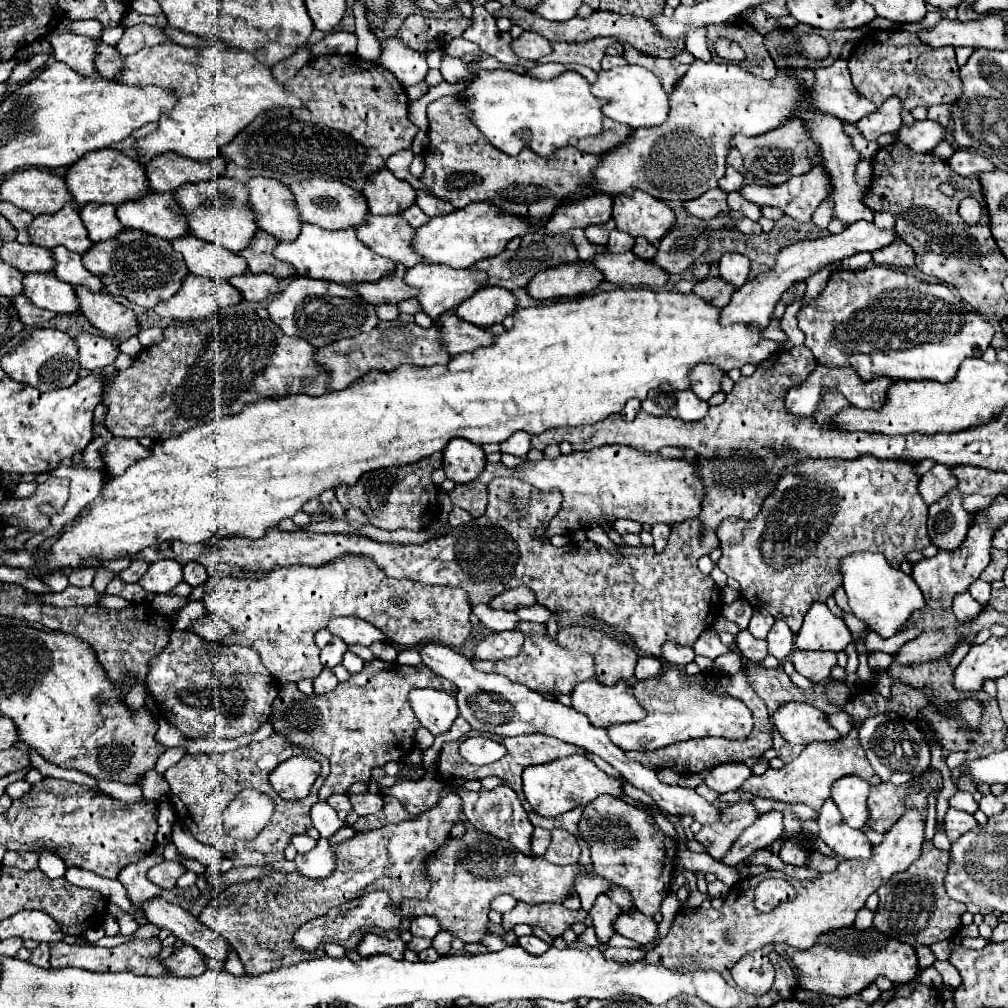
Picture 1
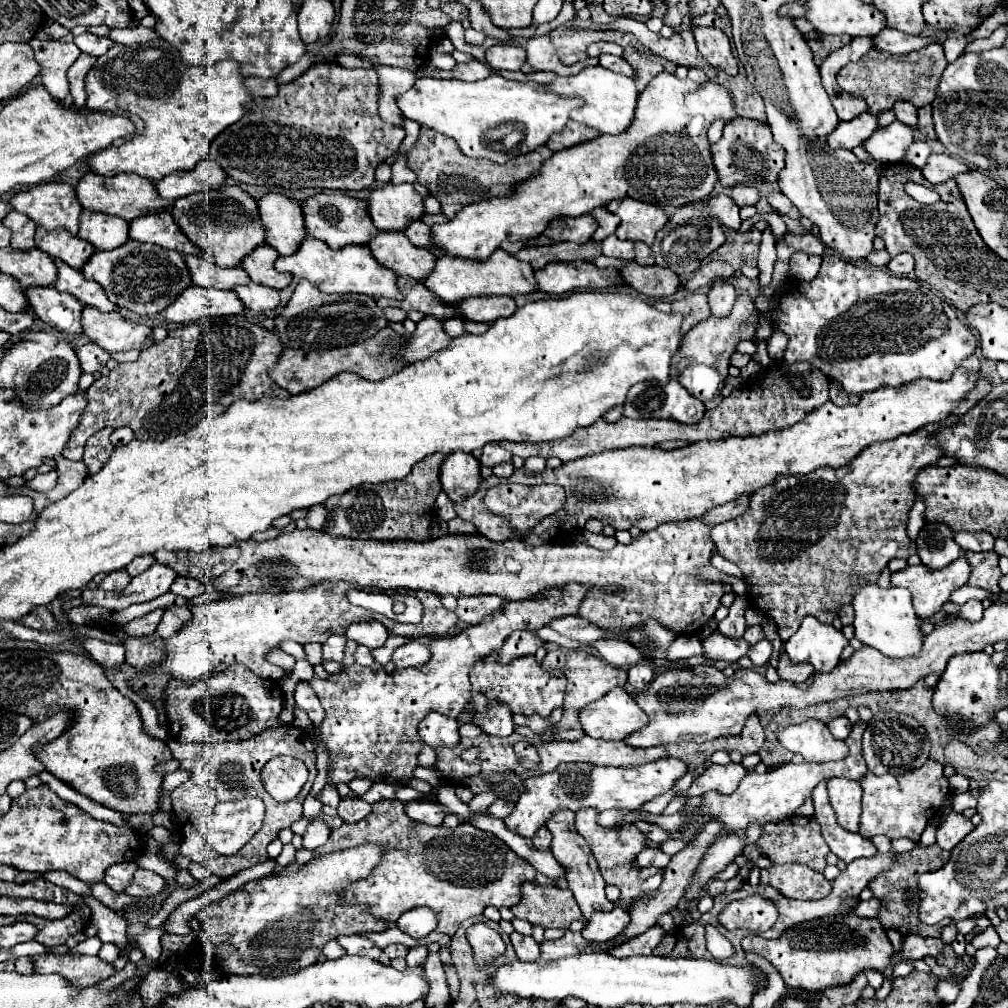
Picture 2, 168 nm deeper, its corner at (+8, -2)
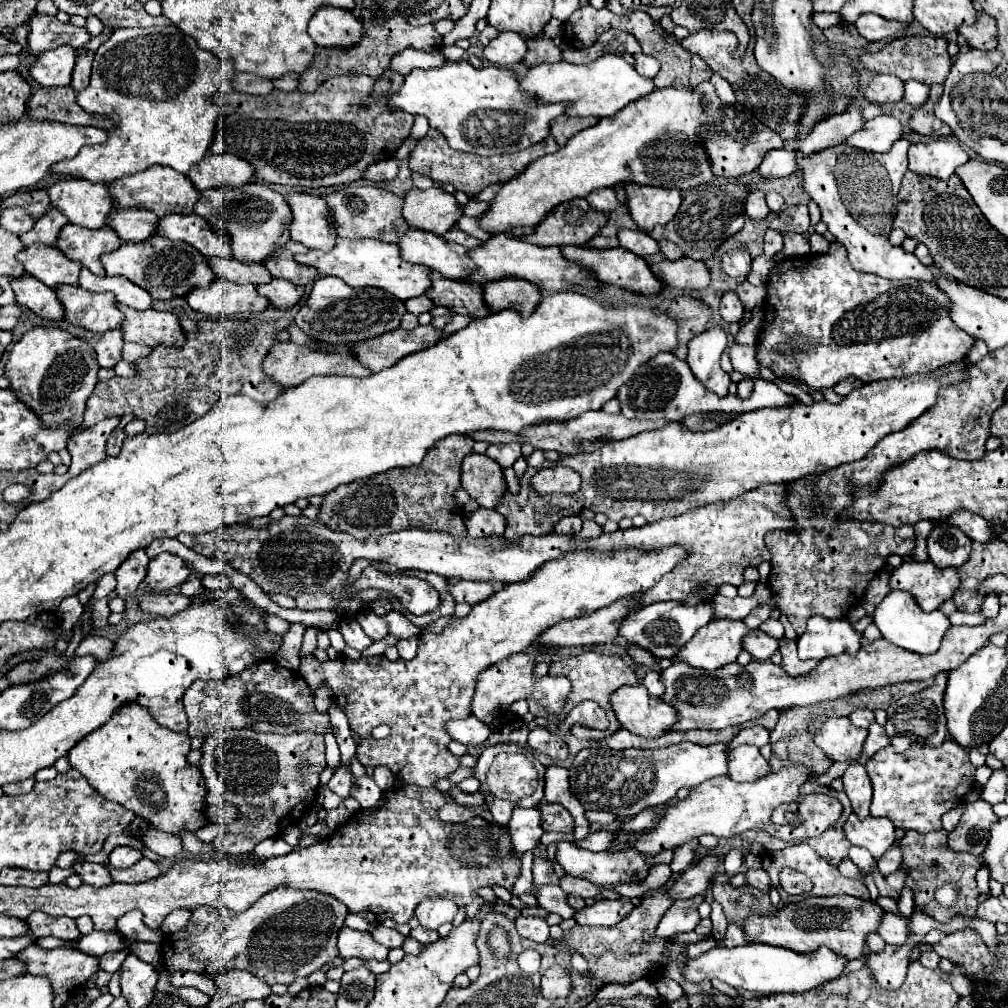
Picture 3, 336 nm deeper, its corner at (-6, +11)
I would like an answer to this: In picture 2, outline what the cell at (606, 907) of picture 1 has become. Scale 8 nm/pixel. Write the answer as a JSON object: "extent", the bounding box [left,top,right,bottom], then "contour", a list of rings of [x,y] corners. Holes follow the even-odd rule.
{"extent":[546,811,616,919],"contour":[[[558,811],[558,815],[554,815],[554,819],[550,819],[550,823],[546,827],[552,833],[550,851],[554,853],[556,861],[566,871],[564,877],[568,881],[568,889],[574,893],[574,899],[578,901],[578,907],[580,907],[584,919],[590,919],[594,911],[612,911],[616,905],[606,899],[606,893],[604,893],[606,881],[602,879],[602,873],[598,871],[598,863],[596,863],[588,843],[582,839],[582,835],[578,835],[578,831],[574,827],[574,813],[572,811]]]}

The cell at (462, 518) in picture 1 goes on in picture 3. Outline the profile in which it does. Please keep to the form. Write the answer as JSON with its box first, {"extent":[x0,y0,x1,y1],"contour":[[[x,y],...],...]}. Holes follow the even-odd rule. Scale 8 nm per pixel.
{"extent":[466,508,506,540],"contour":[[[478,508],[476,512],[466,514],[466,528],[472,540],[486,536],[502,536],[506,530],[506,518],[496,510]]]}

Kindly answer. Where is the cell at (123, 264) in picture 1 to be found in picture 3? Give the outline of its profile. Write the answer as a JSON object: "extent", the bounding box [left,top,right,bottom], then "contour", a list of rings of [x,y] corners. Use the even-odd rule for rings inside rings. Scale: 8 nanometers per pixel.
{"extent":[102,234,216,300],"contour":[[[154,234],[148,242],[140,242],[140,244],[124,242],[120,250],[114,250],[112,254],[104,254],[102,264],[108,276],[124,276],[130,282],[136,282],[138,286],[148,290],[152,298],[158,298],[158,300],[188,296],[194,288],[208,288],[216,278],[212,274],[210,262],[196,248],[184,242],[162,238],[158,234]]]}

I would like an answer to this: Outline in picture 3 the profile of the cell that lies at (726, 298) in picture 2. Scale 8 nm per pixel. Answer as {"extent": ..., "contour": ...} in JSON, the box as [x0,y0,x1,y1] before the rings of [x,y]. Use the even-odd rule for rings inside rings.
{"extent":[720,292,744,324],"contour":[[[726,292],[720,300],[720,316],[724,322],[732,324],[732,322],[740,322],[744,314],[744,306],[738,300],[738,296],[734,292]]]}

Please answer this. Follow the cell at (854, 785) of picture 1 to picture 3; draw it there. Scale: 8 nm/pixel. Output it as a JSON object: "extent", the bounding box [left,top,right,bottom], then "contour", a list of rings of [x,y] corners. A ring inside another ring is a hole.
{"extent":[842,762,872,818],"contour":[[[852,762],[848,766],[848,770],[844,772],[842,780],[844,780],[844,792],[848,794],[848,798],[852,802],[854,814],[858,818],[866,818],[870,814],[868,806],[872,800],[872,786],[870,786],[870,778],[866,774],[866,768],[858,762]]]}

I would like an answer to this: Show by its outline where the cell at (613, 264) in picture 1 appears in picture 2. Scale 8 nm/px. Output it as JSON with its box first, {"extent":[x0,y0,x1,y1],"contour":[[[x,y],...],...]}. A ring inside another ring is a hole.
{"extent":[620,261,680,297],"contour":[[[628,261],[626,267],[620,269],[620,277],[626,285],[646,297],[670,297],[680,285],[678,275],[674,275],[670,269],[662,269],[658,265],[644,267],[636,261]]]}

